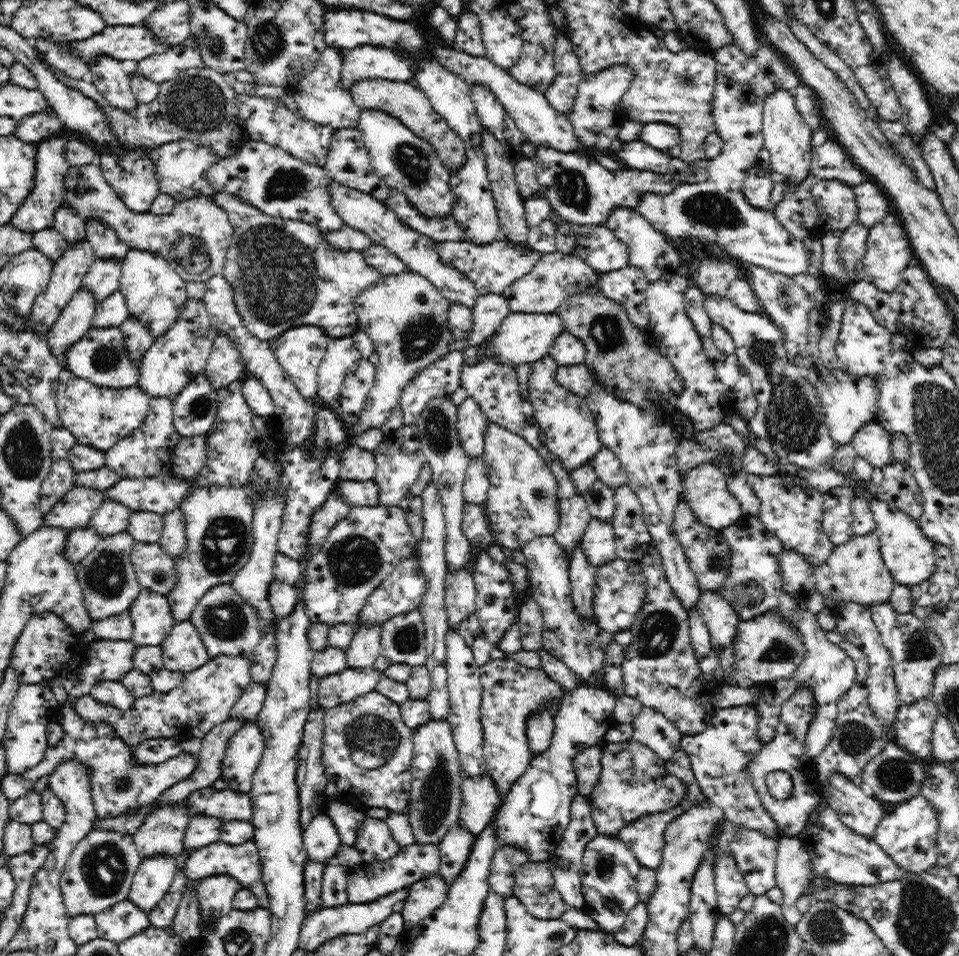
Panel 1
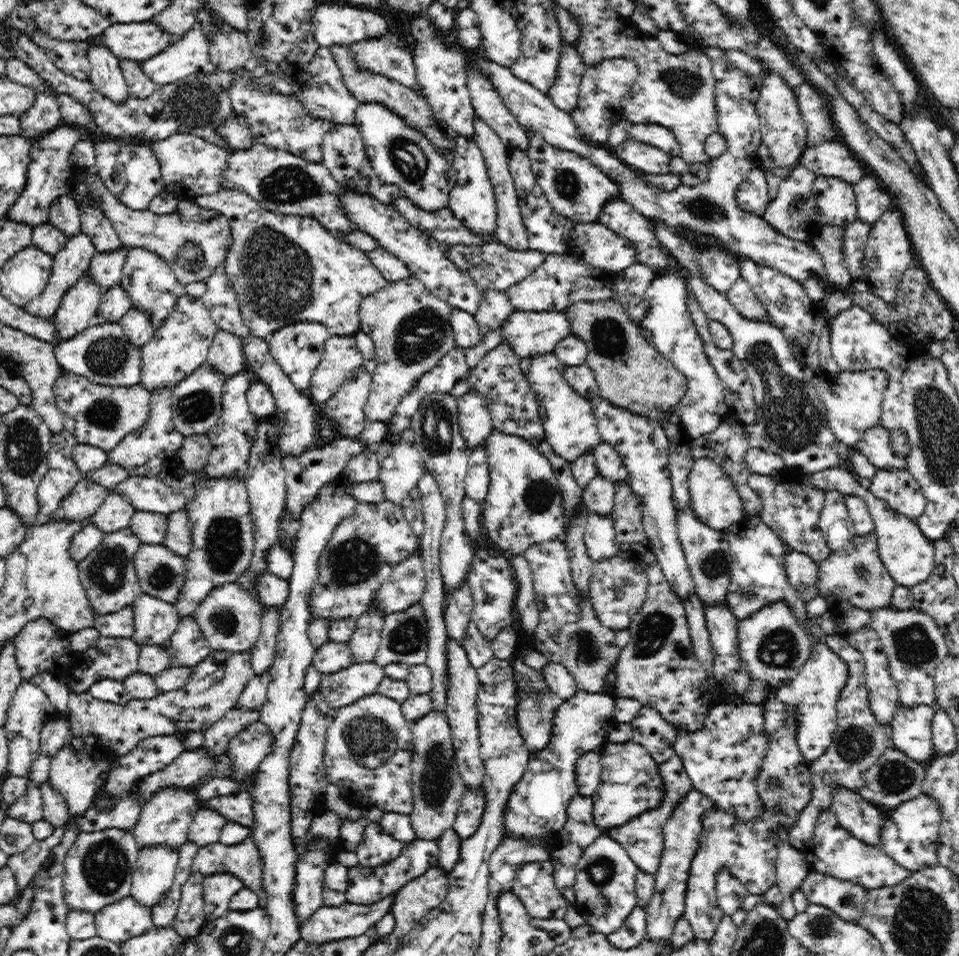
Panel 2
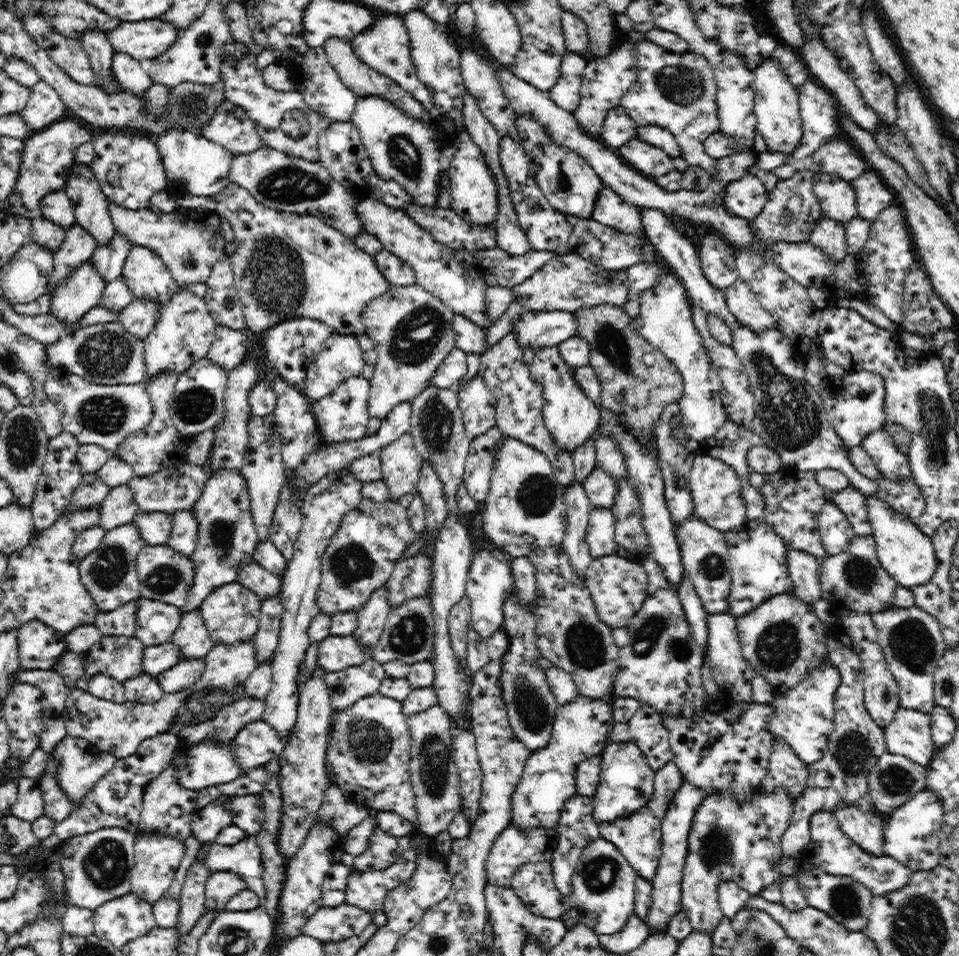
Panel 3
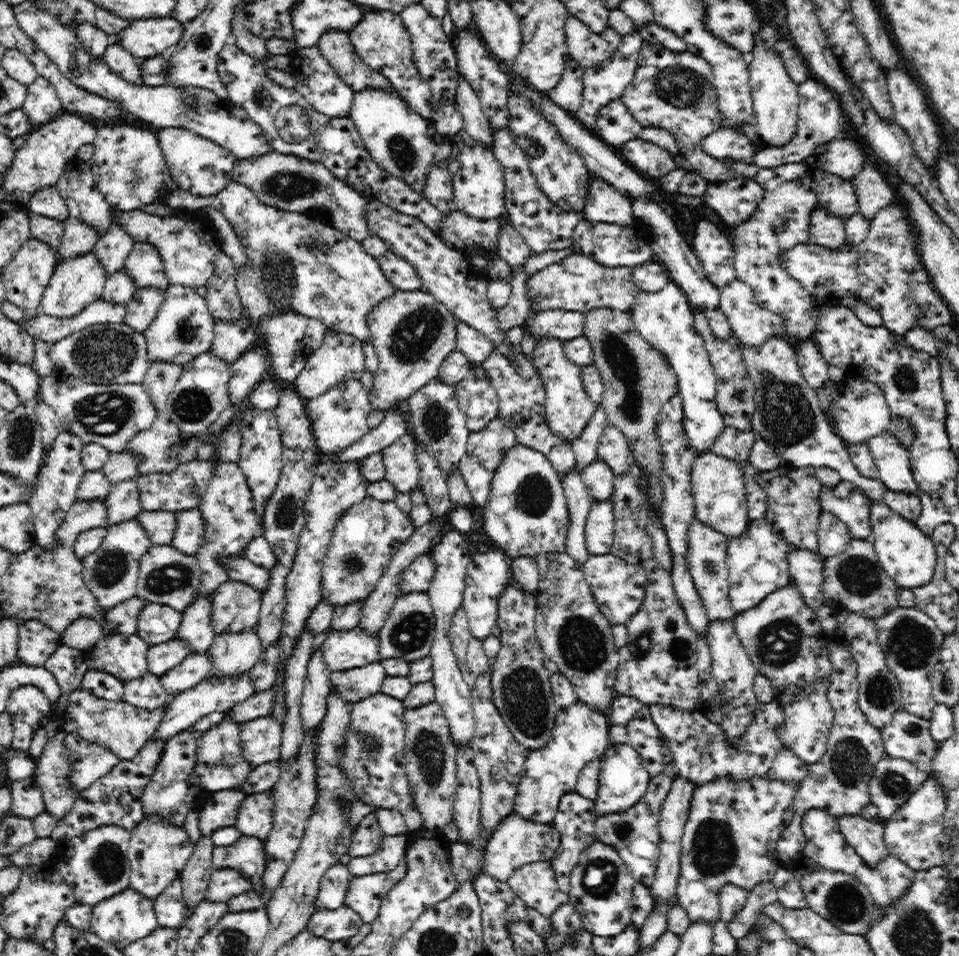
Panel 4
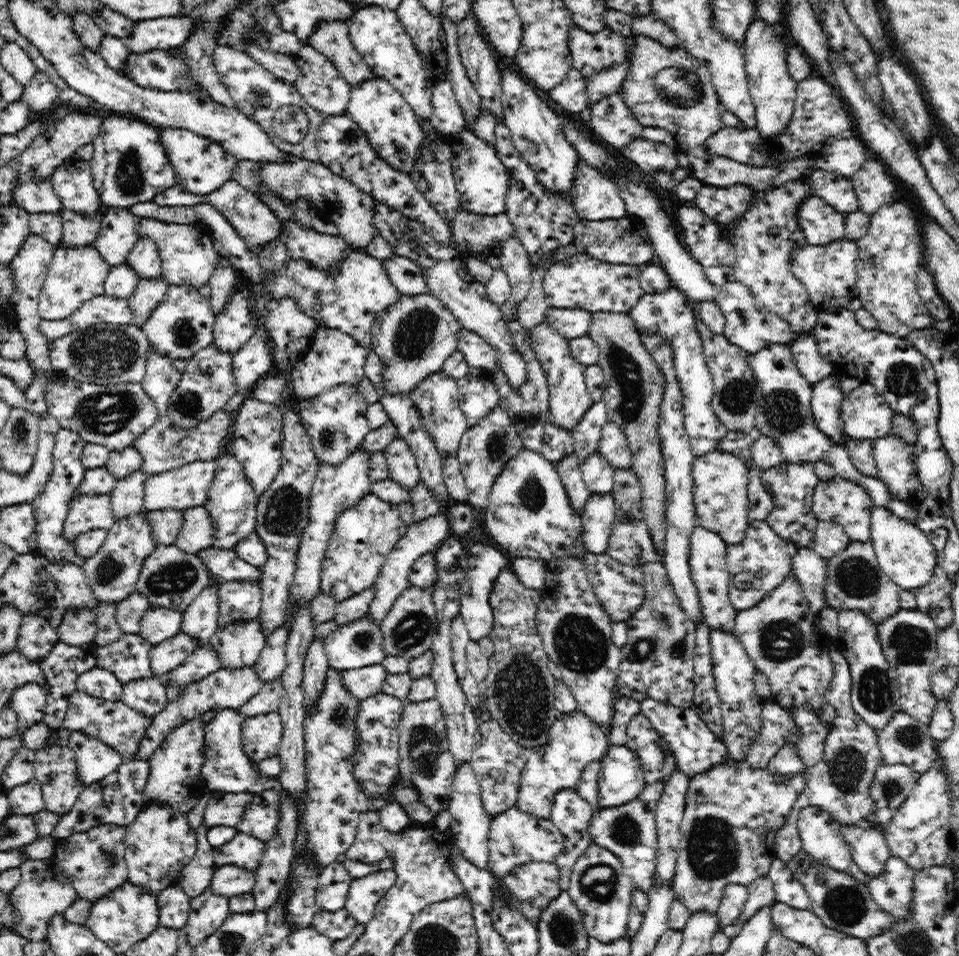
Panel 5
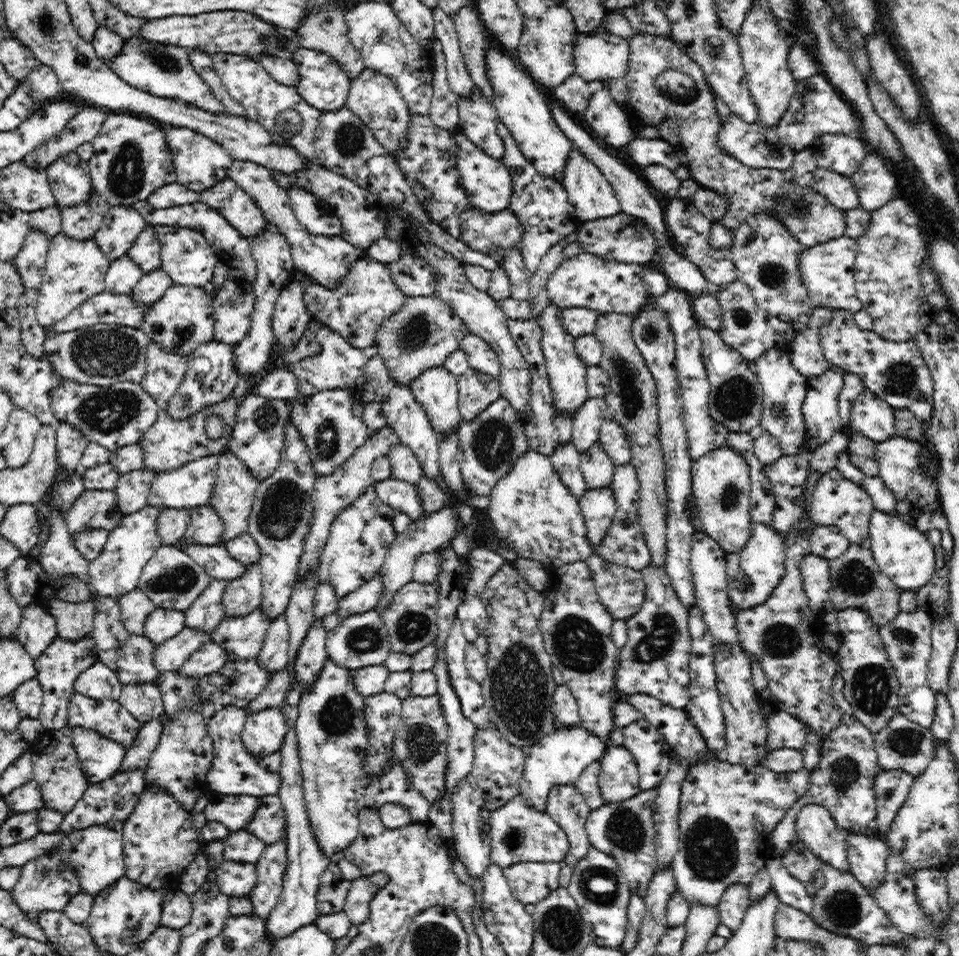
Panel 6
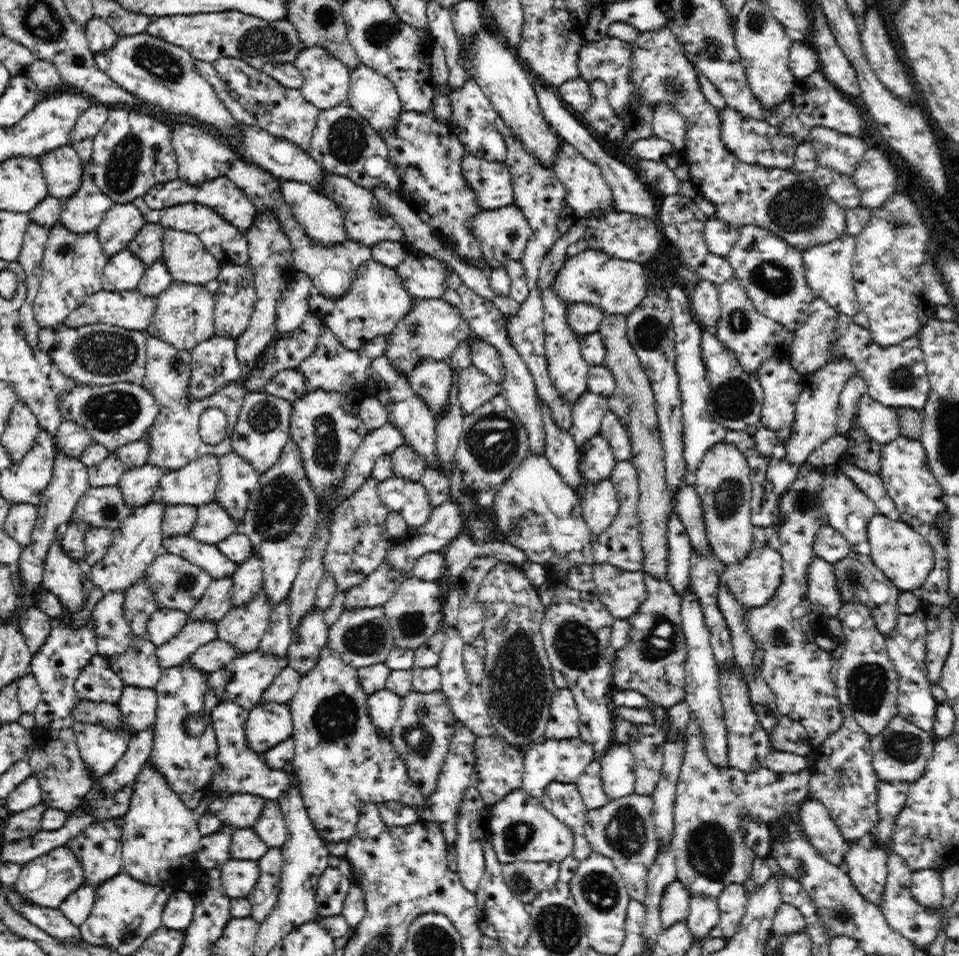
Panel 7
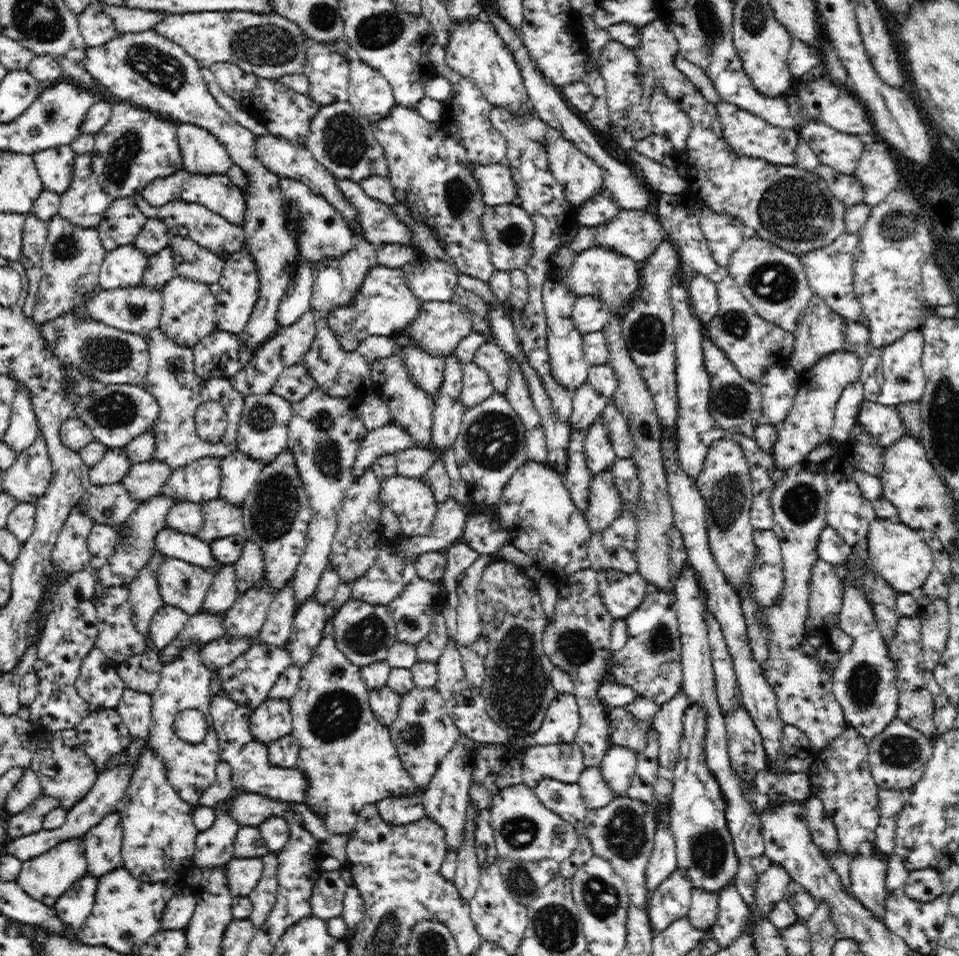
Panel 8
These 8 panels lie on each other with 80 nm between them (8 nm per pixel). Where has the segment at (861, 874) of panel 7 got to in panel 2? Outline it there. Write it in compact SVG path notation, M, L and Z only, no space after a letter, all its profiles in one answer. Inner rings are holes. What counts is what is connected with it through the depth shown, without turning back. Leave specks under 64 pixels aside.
M838 787L830 810L848 833L866 845L880 848L880 833L886 812L874 802L868 803L859 793Z

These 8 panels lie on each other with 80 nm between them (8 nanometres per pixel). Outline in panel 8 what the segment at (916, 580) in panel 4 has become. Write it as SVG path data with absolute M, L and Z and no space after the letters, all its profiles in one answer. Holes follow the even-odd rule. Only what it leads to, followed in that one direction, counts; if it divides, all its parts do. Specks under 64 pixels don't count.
M874 519L867 534L867 550L874 570L899 593L914 594L921 590L934 568L934 557L922 534L902 522L890 519Z

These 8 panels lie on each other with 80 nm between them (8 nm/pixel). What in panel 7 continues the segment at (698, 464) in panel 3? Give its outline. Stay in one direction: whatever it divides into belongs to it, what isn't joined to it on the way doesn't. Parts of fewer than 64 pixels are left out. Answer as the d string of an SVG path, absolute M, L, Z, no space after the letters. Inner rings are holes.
M722 441L708 450L690 478L703 504L705 529L711 552L716 554L725 567L741 563L753 547L752 485L749 476L749 462L744 453L735 444Z

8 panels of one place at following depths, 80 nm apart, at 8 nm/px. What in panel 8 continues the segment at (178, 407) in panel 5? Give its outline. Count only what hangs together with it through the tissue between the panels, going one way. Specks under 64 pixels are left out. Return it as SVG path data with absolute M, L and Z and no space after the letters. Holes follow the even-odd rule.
M219 328L212 330L193 346L193 357L195 371L199 374L199 378L226 379L226 376L232 376L242 368L239 359L239 337L233 332L226 332Z

